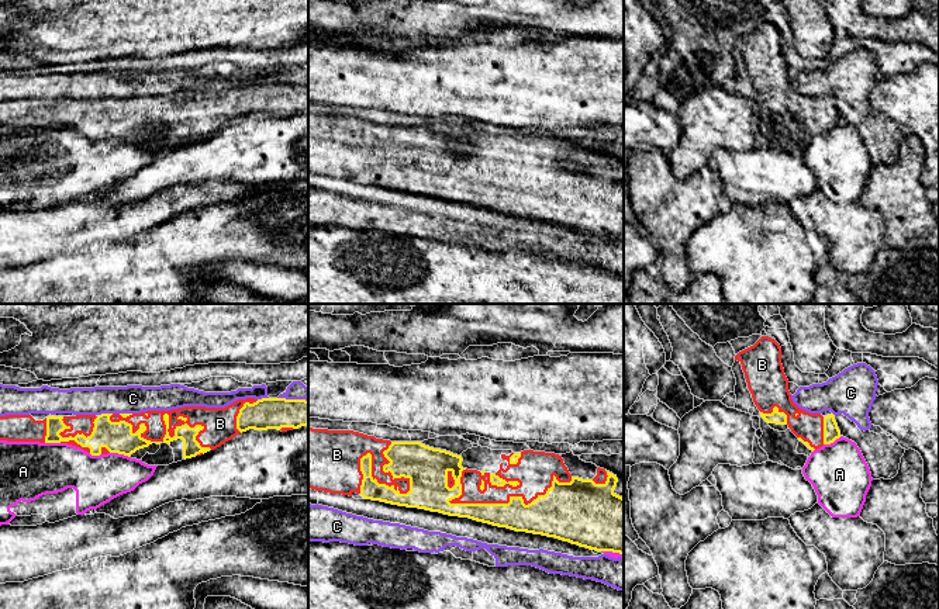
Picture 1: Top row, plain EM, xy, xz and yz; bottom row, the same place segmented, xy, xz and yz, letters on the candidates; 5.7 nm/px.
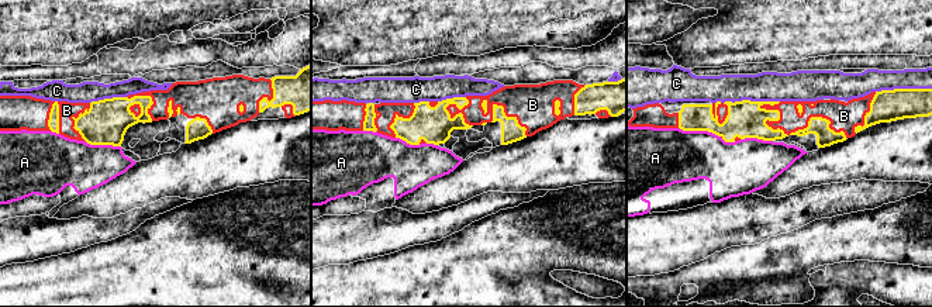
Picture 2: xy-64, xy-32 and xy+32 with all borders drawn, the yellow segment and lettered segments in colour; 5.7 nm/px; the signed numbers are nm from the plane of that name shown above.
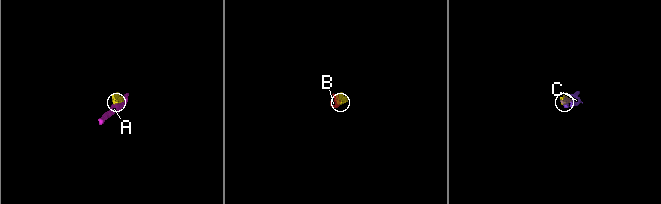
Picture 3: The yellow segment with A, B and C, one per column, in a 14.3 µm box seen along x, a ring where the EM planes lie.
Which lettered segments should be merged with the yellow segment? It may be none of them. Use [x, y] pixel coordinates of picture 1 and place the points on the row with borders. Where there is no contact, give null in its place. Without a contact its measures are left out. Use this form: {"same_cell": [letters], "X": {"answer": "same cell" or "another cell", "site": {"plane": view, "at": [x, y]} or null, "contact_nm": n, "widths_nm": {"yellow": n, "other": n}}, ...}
{"same_cell": ["B"], "A": {"answer": "another cell", "site": {"plane": "xy", "at": [120, 453]}, "contact_nm": 120, "widths_nm": {"yellow": 180, "other": 280}}, "B": {"answer": "same cell", "site": {"plane": "xy", "at": [164, 438]}, "contact_nm": 600, "widths_nm": {"yellow": 100, "other": 110}}, "C": {"answer": "another cell", "site": {"plane": "xy", "at": [104, 414]}, "contact_nm": 80, "widths_nm": {"yellow": 180, "other": 160}}}

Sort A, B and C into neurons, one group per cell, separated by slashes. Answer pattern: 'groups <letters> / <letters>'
groups A / B / C

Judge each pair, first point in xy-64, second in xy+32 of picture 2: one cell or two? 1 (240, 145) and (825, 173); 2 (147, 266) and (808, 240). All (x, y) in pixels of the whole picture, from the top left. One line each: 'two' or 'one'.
1: one
2: one

